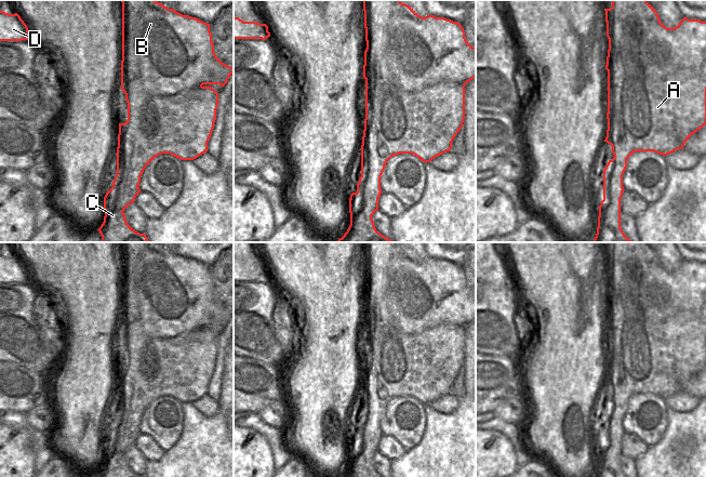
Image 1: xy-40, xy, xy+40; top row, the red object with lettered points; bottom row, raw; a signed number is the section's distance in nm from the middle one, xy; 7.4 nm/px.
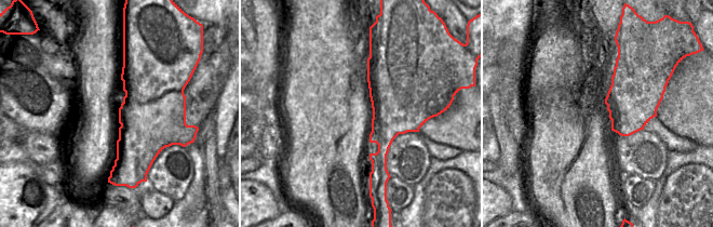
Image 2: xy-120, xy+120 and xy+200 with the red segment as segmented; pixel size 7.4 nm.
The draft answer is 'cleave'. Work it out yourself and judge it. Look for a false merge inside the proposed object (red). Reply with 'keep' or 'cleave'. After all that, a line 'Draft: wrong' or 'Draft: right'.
cleave
Draft: right

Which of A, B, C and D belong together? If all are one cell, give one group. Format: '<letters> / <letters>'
A C / B D

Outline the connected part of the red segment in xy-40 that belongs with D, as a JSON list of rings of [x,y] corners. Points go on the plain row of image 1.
[[[0,253],[0,283],[22,283],[30,281],[27,267],[15,256]]]

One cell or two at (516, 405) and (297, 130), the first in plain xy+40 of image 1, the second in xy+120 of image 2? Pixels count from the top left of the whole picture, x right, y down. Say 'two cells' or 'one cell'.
two cells

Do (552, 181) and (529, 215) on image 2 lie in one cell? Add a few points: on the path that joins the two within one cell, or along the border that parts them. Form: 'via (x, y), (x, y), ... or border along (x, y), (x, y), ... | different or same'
border along (533, 210), (537, 215) | different

